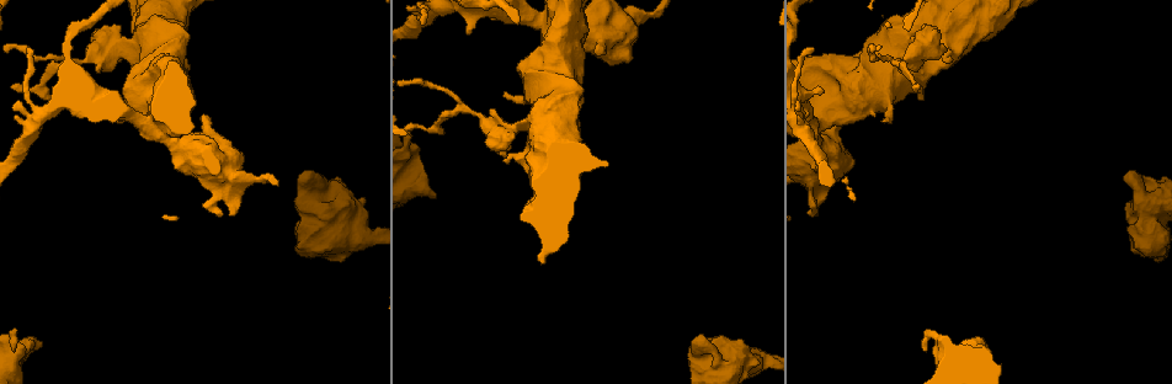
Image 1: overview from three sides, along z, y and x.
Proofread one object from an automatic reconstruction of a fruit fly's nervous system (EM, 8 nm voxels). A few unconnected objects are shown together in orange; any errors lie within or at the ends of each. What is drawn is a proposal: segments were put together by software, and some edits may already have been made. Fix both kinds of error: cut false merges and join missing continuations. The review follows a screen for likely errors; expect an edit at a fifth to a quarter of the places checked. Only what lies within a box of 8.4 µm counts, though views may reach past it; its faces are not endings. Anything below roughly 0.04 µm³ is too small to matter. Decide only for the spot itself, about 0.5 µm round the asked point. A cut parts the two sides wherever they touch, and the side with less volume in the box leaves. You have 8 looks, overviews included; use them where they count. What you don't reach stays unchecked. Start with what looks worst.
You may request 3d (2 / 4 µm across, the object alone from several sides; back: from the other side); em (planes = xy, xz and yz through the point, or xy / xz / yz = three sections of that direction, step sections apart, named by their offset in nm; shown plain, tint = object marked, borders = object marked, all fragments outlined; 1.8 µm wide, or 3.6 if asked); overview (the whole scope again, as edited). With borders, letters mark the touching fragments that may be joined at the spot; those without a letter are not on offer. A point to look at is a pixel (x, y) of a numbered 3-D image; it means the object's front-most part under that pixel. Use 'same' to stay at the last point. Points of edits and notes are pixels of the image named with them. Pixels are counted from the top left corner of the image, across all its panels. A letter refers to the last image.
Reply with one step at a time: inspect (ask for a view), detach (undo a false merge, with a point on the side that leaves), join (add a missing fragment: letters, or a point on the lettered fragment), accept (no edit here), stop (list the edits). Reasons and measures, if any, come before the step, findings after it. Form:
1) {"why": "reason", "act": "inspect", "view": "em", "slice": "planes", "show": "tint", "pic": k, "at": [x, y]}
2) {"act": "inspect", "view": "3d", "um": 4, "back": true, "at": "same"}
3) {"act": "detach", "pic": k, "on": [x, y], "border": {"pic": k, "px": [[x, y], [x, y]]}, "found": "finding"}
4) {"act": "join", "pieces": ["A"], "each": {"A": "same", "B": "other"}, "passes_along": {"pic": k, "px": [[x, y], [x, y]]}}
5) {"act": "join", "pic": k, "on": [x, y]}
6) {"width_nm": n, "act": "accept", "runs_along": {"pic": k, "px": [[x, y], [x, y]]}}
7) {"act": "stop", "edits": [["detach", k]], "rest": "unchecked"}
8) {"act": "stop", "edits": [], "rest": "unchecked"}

{"why": "sudden change in width", "act": "inspect", "view": "em", "um": 3.6, "slice": "xy", "step": 16, "show": "tint", "pic": 1, "at": [538, 25]}

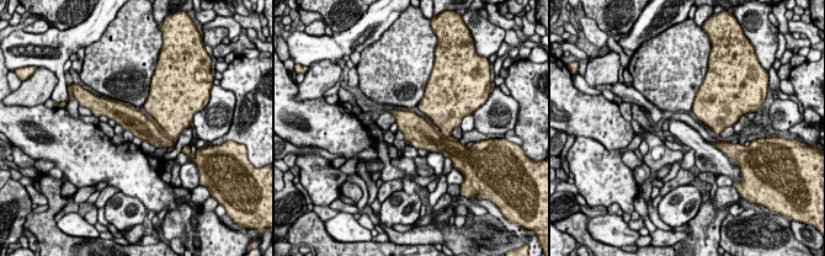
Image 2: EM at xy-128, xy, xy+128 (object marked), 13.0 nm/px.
{"why": "another direction", "act": "inspect", "view": "em", "um": 3.6, "slice": "planes", "show": "borders", "at": "same"}

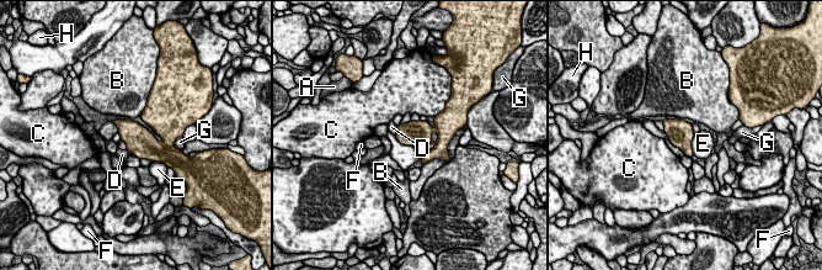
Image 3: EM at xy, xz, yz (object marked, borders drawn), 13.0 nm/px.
{"longest_contact_nm": ["G", 320], "act": "accept", "each": {"A": "other", "B": "other", "C": "other", "D": "other", "E": "other", "F": "other", "G": "other", "H": "other"}, "found": "all the same neuron"}

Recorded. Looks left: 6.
{"why": "branch stops here", "act": "inspect", "view": "em", "slice": "planes", "show": "borders", "pic": 1, "at": [433, 195]}

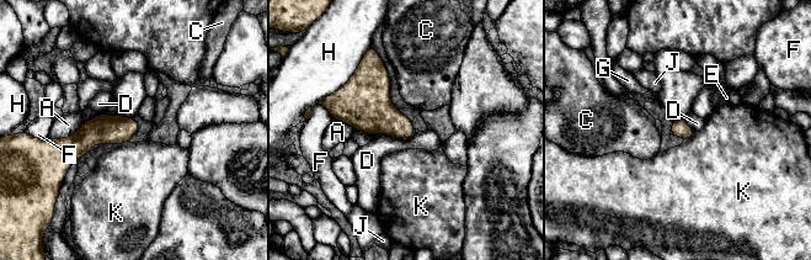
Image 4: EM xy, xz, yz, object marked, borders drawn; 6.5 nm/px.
{"act": "accept", "each": {"A": "other", "C": "other", "D": "other", "E": "other", "F": "other", "G": "other", "H": "other", "J": "other", "K": "other"}, "border": {"pic": 4, "px": [[415, 133], [372, 136]]}, "found": "no lettered fragment goes on from it"}

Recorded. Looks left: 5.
{"why": "an open end", "act": "inspect", "view": "em", "um": 3.6, "slice": "xz", "step": 8, "show": "tint", "pic": 1, "at": [886, 120]}

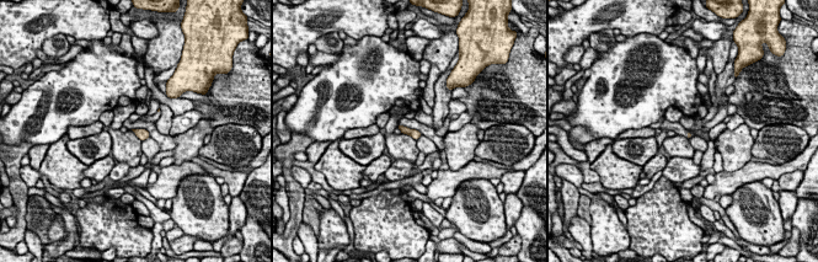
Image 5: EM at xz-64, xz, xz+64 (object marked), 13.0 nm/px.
{"why": "another direction", "act": "inspect", "view": "em", "um": 3.6, "slice": "planes", "show": "borders", "at": "same"}

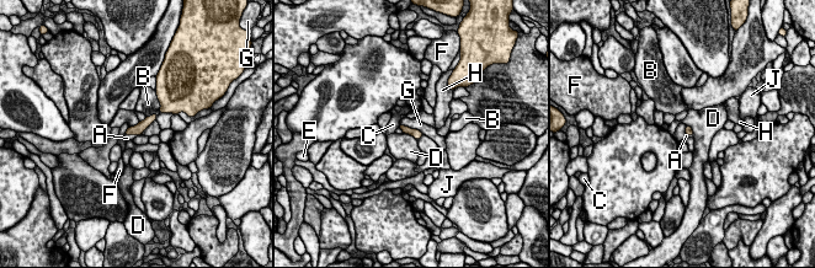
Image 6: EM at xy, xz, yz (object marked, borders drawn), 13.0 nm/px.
{"longest_contact_nm": ["G", 360], "act": "join", "pieces": ["A"], "each": {"A": "same", "B": "other", "C": "other", "D": "other", "E": "other", "F": "other", "G": "other", "H": "other", "J": "other"}, "found": "it goes on there"}

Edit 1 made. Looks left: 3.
{"act": "stop", "edits": [["join", 6]], "rest": "unchecked"}

